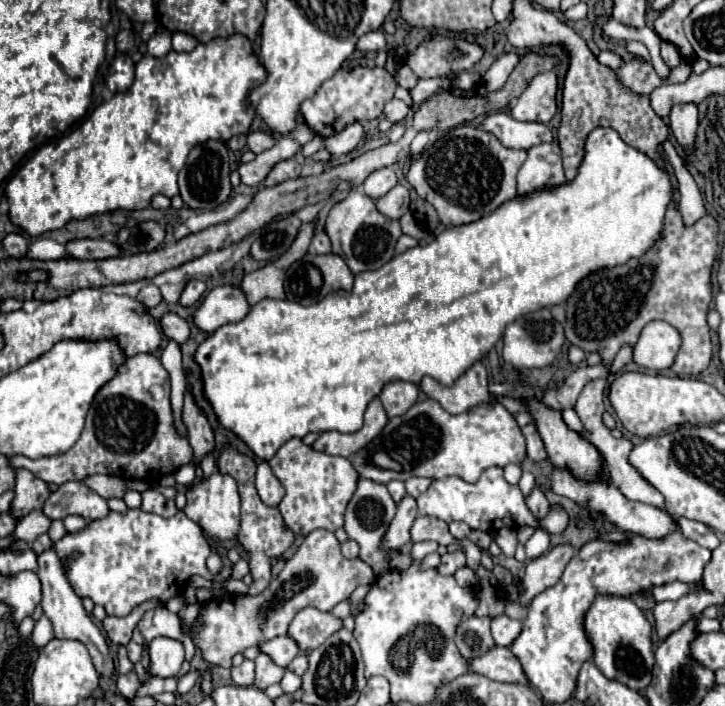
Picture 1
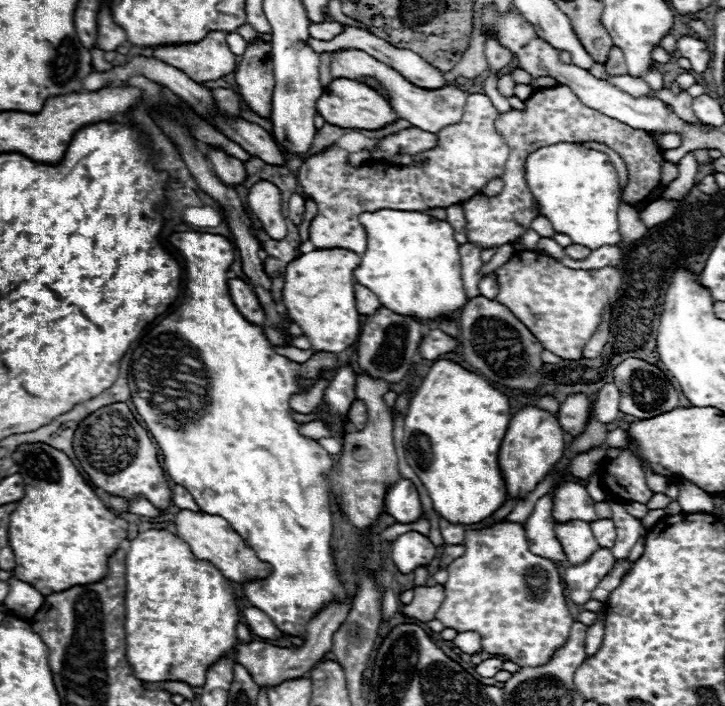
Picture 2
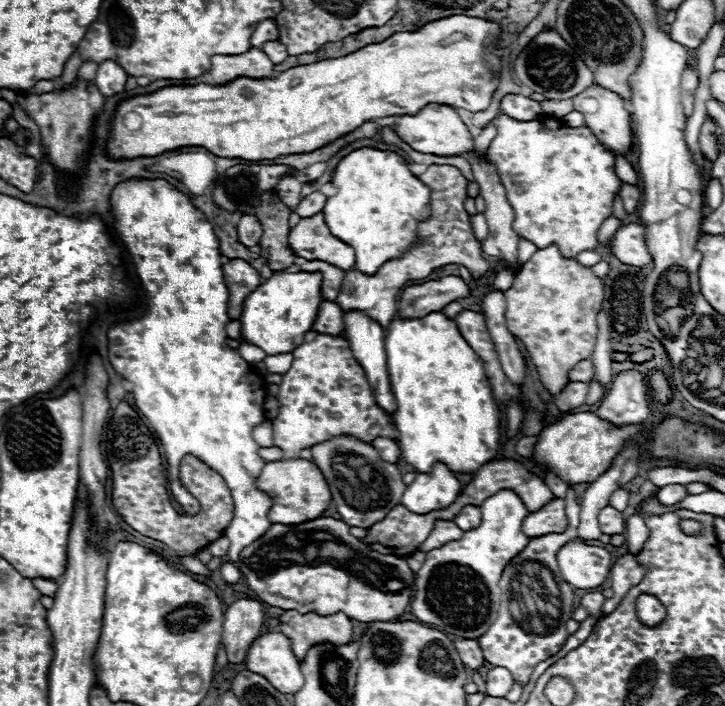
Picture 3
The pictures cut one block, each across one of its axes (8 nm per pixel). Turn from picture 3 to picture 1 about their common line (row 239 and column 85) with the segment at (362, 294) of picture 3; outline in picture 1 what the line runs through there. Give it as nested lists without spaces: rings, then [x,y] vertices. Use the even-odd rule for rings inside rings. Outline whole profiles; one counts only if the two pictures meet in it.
[[[136,354],[122,364],[118,370],[118,376],[114,376],[106,386],[102,386],[88,410],[86,426],[82,430],[80,440],[60,456],[52,458],[38,458],[30,460],[26,456],[8,456],[8,462],[12,468],[26,468],[32,474],[36,474],[44,482],[52,484],[64,484],[70,480],[84,480],[92,474],[112,474],[128,480],[146,480],[146,482],[158,482],[158,478],[166,474],[174,474],[180,464],[198,464],[192,452],[192,446],[186,436],[180,436],[174,426],[174,414],[170,408],[170,376],[168,370],[162,366],[160,358],[154,354]]]

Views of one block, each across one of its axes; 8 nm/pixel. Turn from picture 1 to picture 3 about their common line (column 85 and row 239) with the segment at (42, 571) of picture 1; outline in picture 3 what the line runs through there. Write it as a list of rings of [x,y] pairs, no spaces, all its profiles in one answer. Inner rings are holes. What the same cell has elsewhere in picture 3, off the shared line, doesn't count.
[[[634,222],[616,230],[616,234],[610,238],[610,252],[628,266],[648,266],[652,262],[644,242],[644,226]]]

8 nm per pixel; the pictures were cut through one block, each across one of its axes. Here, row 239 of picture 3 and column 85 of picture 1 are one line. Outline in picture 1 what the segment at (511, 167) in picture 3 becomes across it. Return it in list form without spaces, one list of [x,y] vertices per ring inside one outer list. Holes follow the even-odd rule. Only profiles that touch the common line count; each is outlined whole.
[[[130,508],[126,510],[126,514],[108,512],[106,518],[92,520],[82,530],[64,534],[64,538],[54,542],[54,550],[58,552],[64,564],[66,578],[74,588],[74,592],[80,598],[90,598],[94,604],[104,606],[108,616],[126,616],[136,606],[148,600],[156,600],[160,606],[166,606],[170,598],[176,598],[182,594],[182,590],[188,586],[188,580],[192,576],[198,574],[204,578],[214,578],[206,568],[206,558],[210,556],[206,534],[196,522],[186,518],[182,510],[172,518],[148,514],[140,508],[134,508],[134,510]]]

